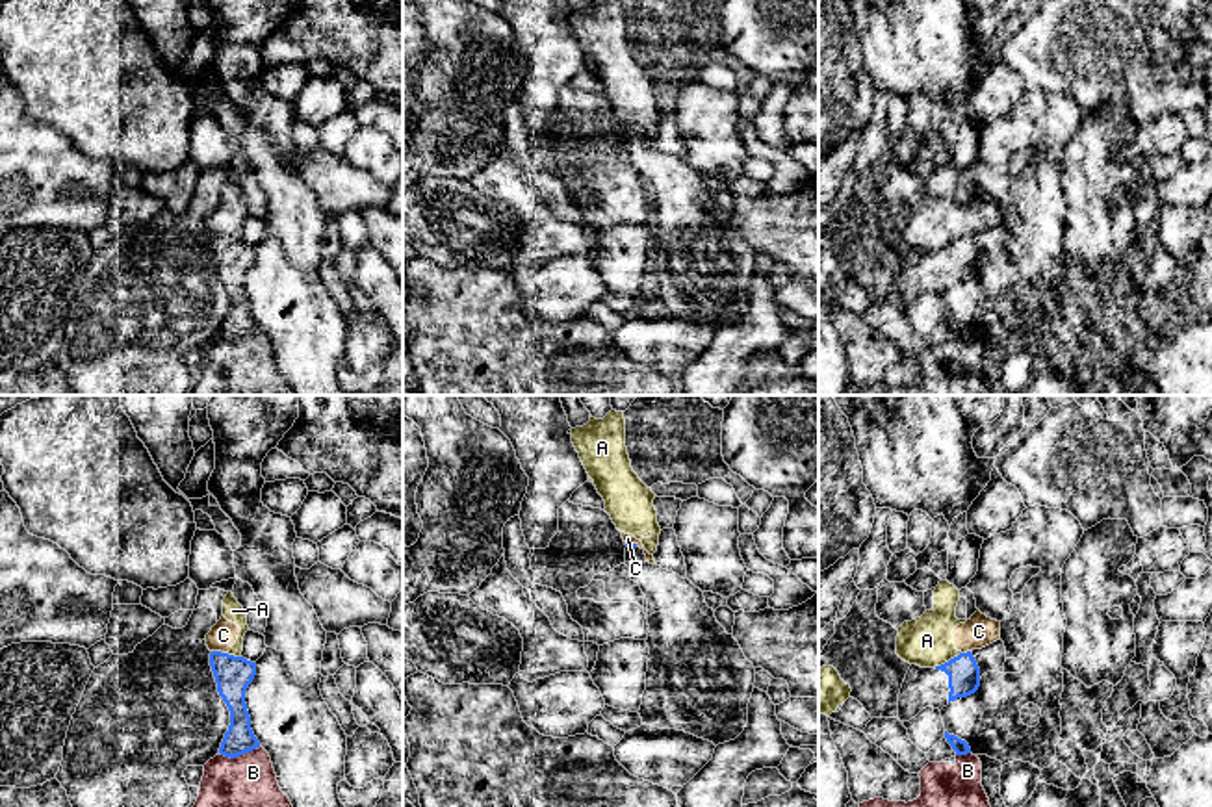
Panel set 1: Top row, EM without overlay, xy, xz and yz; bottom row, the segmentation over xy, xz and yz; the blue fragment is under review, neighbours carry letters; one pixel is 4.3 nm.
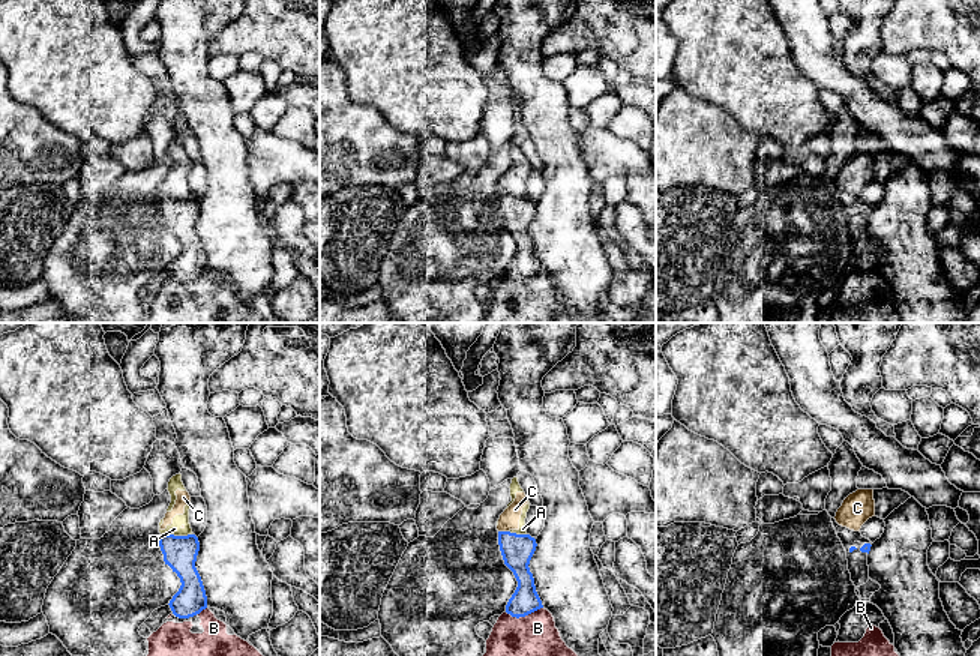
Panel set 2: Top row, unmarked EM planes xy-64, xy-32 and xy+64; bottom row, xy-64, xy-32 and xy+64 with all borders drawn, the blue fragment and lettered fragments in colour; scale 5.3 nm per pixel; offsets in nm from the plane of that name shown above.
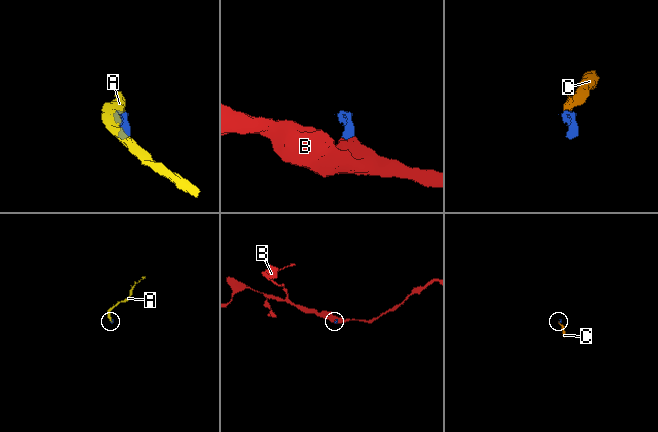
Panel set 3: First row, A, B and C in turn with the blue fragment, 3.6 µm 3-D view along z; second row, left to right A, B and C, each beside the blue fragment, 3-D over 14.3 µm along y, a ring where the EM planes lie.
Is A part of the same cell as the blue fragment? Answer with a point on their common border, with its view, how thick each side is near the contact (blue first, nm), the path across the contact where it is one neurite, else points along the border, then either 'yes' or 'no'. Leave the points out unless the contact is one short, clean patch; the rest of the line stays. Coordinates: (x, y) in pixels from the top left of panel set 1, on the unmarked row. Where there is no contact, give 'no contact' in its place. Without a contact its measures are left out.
contact yz (949, 245); calibres 140 and 220 nm; border yz (960, 236), (934, 251); no

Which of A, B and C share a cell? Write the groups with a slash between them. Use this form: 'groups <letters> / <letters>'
groups A C / B

